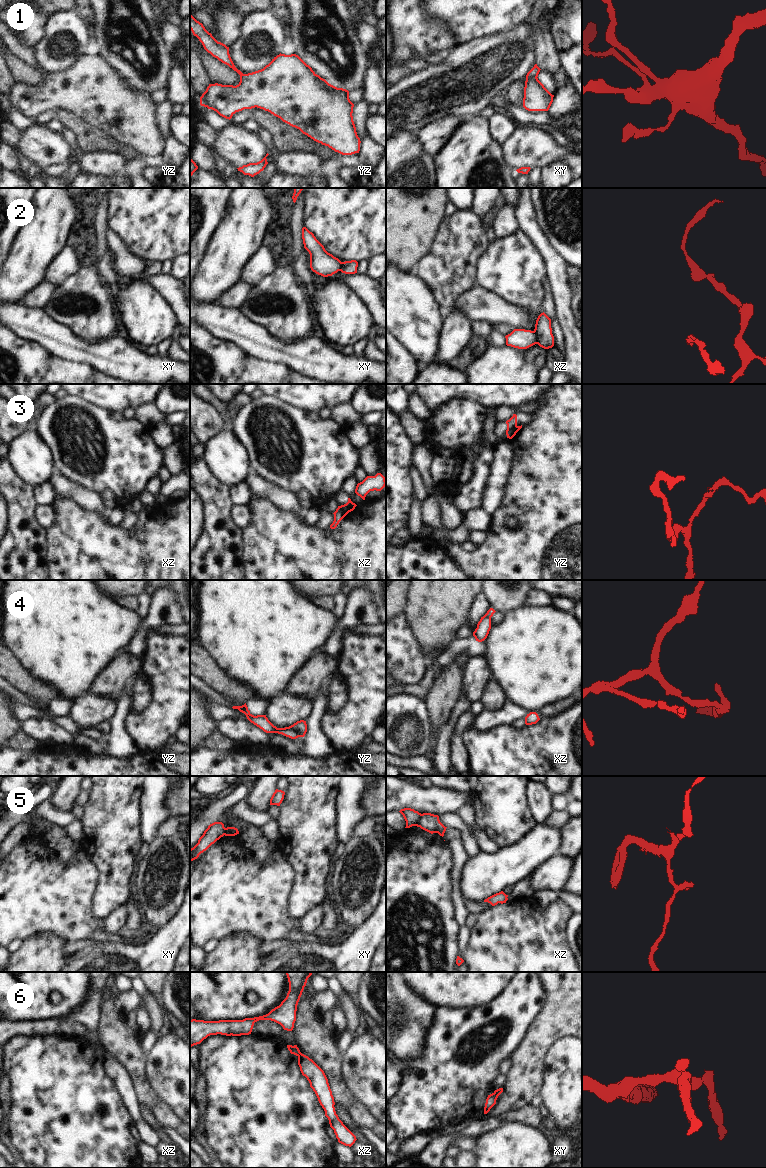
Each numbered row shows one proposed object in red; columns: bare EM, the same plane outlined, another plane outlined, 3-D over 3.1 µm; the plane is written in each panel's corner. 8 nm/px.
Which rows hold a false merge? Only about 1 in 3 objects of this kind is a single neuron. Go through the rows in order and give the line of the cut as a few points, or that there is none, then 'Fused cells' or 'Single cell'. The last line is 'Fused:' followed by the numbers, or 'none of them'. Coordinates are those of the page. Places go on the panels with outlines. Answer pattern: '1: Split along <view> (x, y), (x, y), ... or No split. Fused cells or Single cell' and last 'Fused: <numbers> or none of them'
1: No split. Single cell
2: Split along xz (533, 331), (537, 343). Fused cells
3: Split along yz (517, 426), (506, 431). Fused cells
4: No split. Single cell
5: Split along xz (422, 814), (414, 825). Fused cells
6: Split along xz (301, 1053), (298, 1057). Fused cells
Fused: 2, 3, 5, 6.

